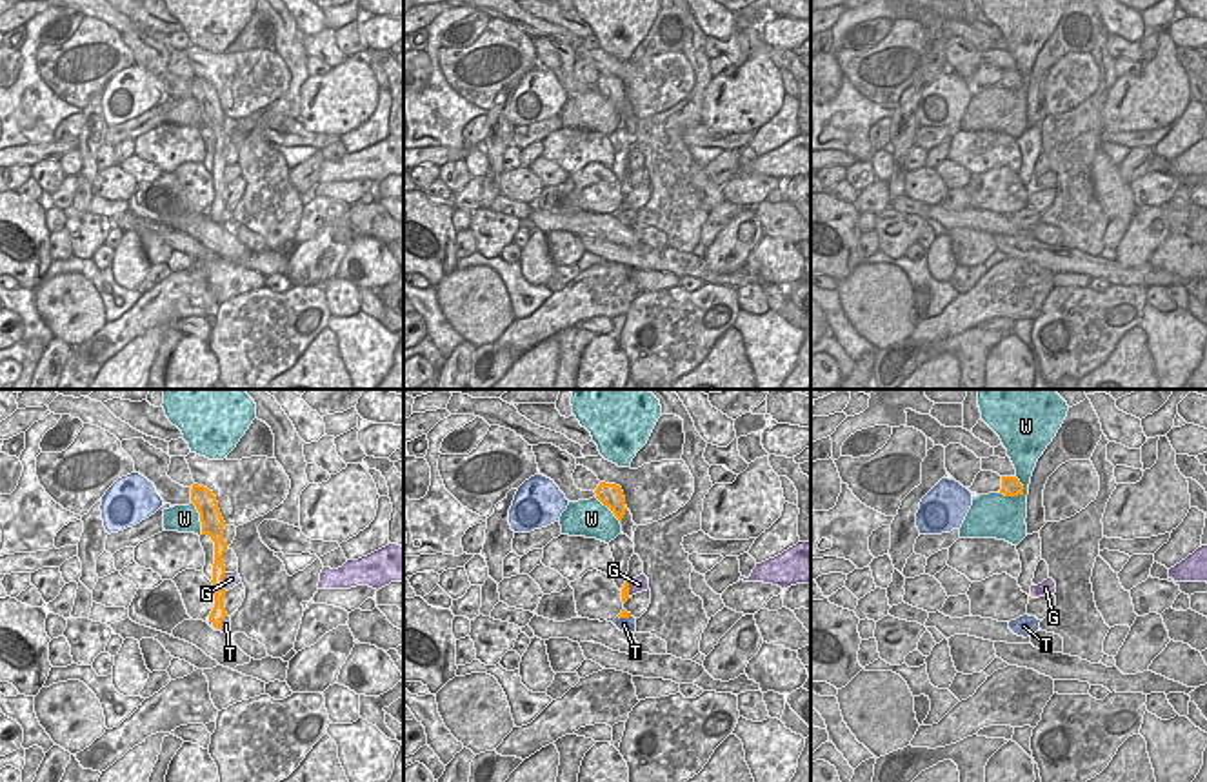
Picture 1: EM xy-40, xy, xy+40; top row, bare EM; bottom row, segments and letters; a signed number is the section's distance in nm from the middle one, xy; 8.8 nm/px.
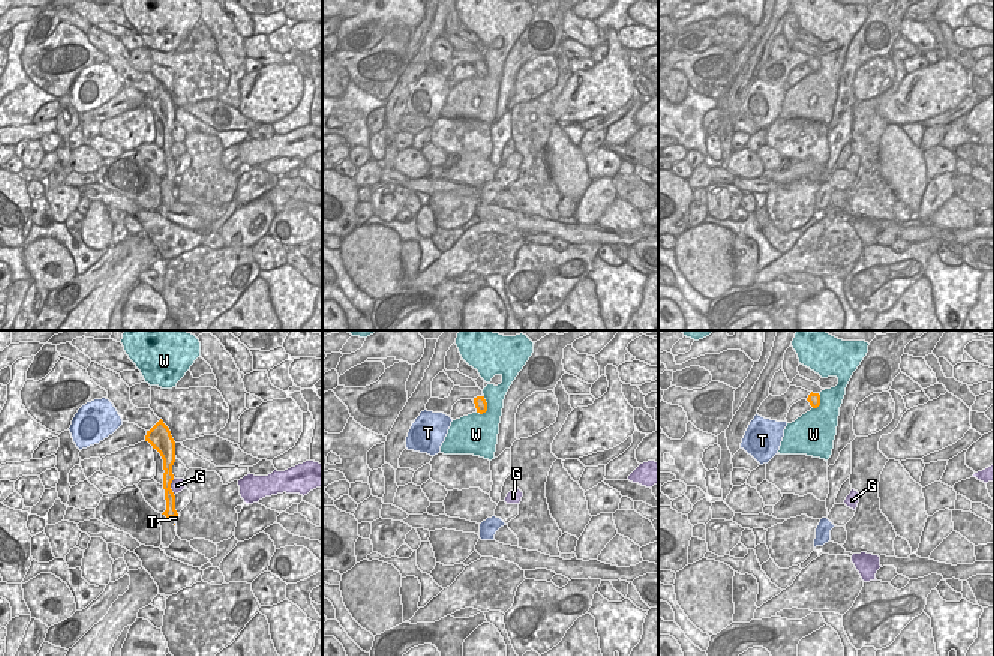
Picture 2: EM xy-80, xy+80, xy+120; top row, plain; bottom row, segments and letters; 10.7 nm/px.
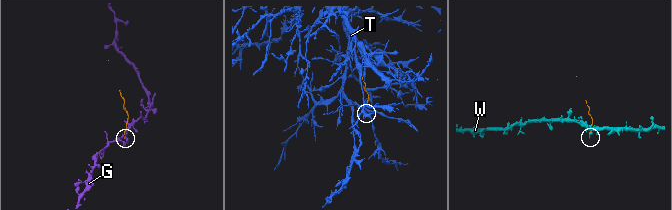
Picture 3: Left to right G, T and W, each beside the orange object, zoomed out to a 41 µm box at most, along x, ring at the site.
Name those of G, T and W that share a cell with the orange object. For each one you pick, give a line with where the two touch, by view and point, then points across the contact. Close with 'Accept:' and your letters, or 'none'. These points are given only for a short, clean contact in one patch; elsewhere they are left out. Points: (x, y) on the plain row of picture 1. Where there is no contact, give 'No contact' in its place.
Accept: none

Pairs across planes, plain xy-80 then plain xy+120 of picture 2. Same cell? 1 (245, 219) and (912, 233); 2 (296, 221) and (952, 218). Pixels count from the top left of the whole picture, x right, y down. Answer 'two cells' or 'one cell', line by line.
1: two cells
2: one cell

